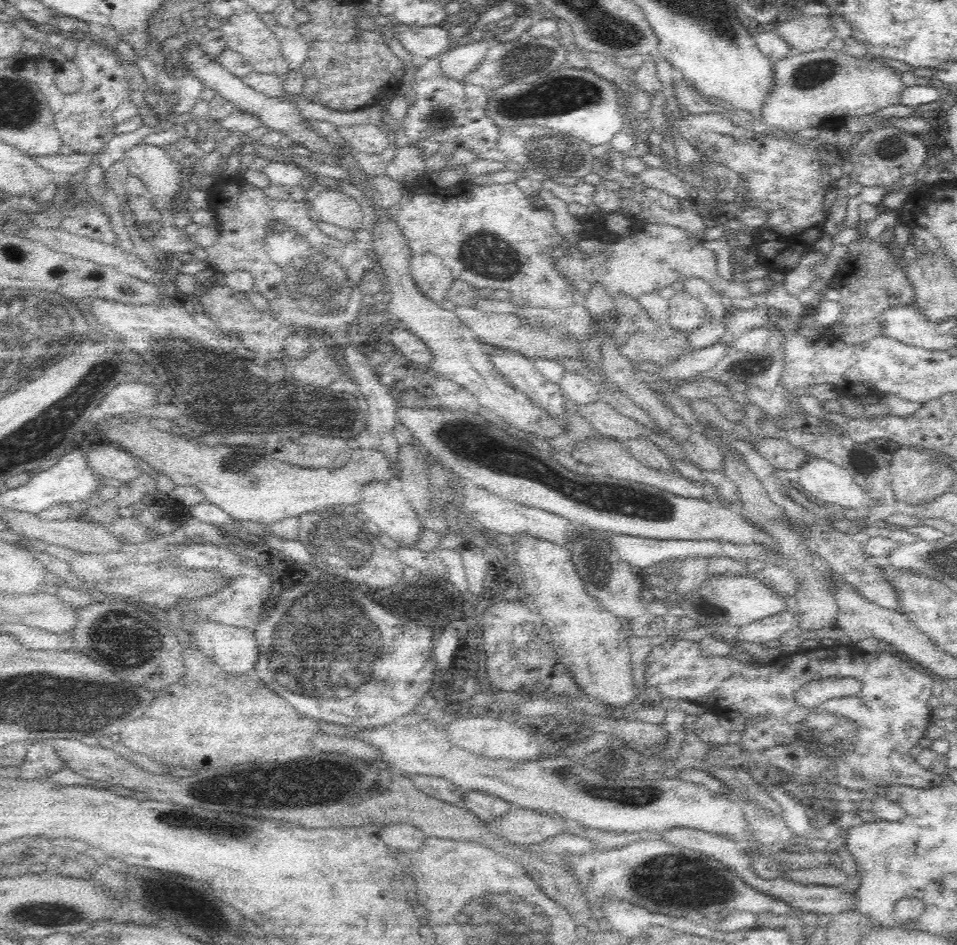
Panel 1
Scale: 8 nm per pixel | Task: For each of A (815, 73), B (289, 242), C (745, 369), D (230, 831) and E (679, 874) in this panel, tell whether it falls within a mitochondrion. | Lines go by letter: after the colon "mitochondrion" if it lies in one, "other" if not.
A: mitochondrion
B: mitochondrion
C: other
D: mitochondrion
E: mitochondrion

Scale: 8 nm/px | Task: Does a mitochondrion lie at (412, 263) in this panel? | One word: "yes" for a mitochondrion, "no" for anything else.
no

